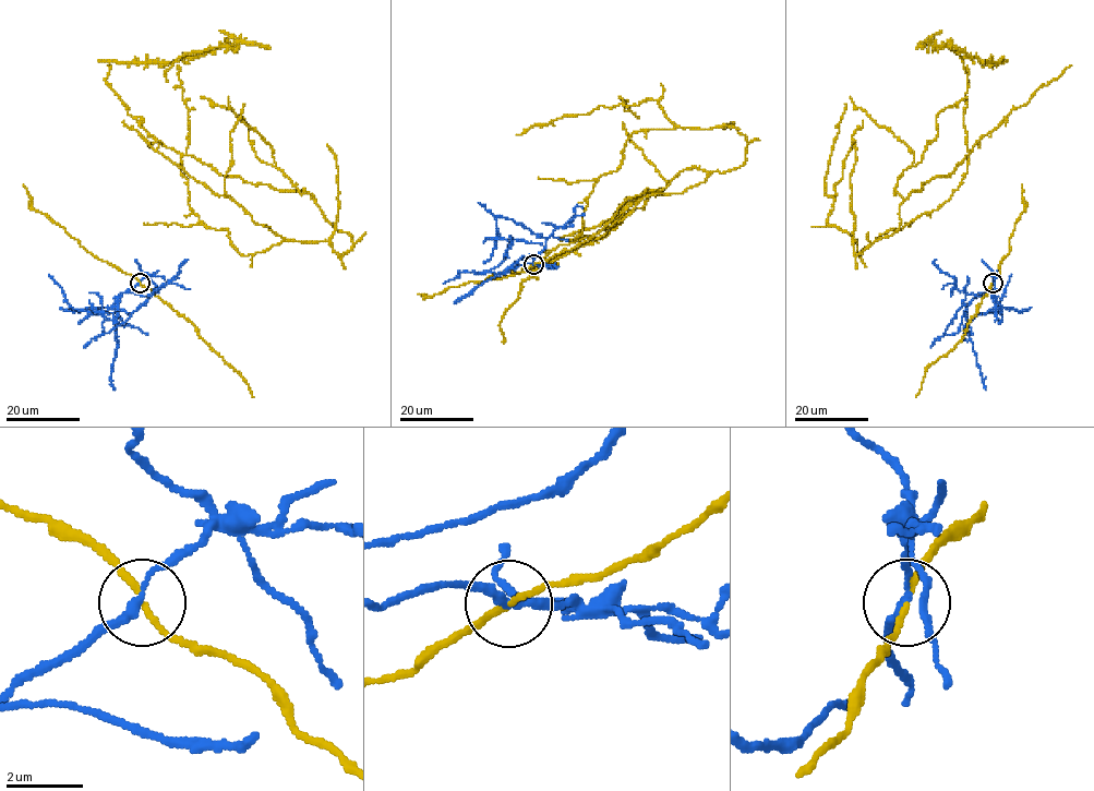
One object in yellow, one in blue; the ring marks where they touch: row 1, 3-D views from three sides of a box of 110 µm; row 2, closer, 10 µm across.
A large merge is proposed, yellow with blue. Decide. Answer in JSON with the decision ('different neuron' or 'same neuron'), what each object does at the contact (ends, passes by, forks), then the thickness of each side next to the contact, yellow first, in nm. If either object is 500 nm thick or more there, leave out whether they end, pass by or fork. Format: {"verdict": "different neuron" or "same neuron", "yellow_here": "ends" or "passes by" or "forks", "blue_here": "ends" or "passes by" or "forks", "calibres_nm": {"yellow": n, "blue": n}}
{"verdict": "different neuron", "yellow_here": "passes by", "blue_here": "passes by", "calibres_nm": {"yellow": 140, "blue": 200}}

